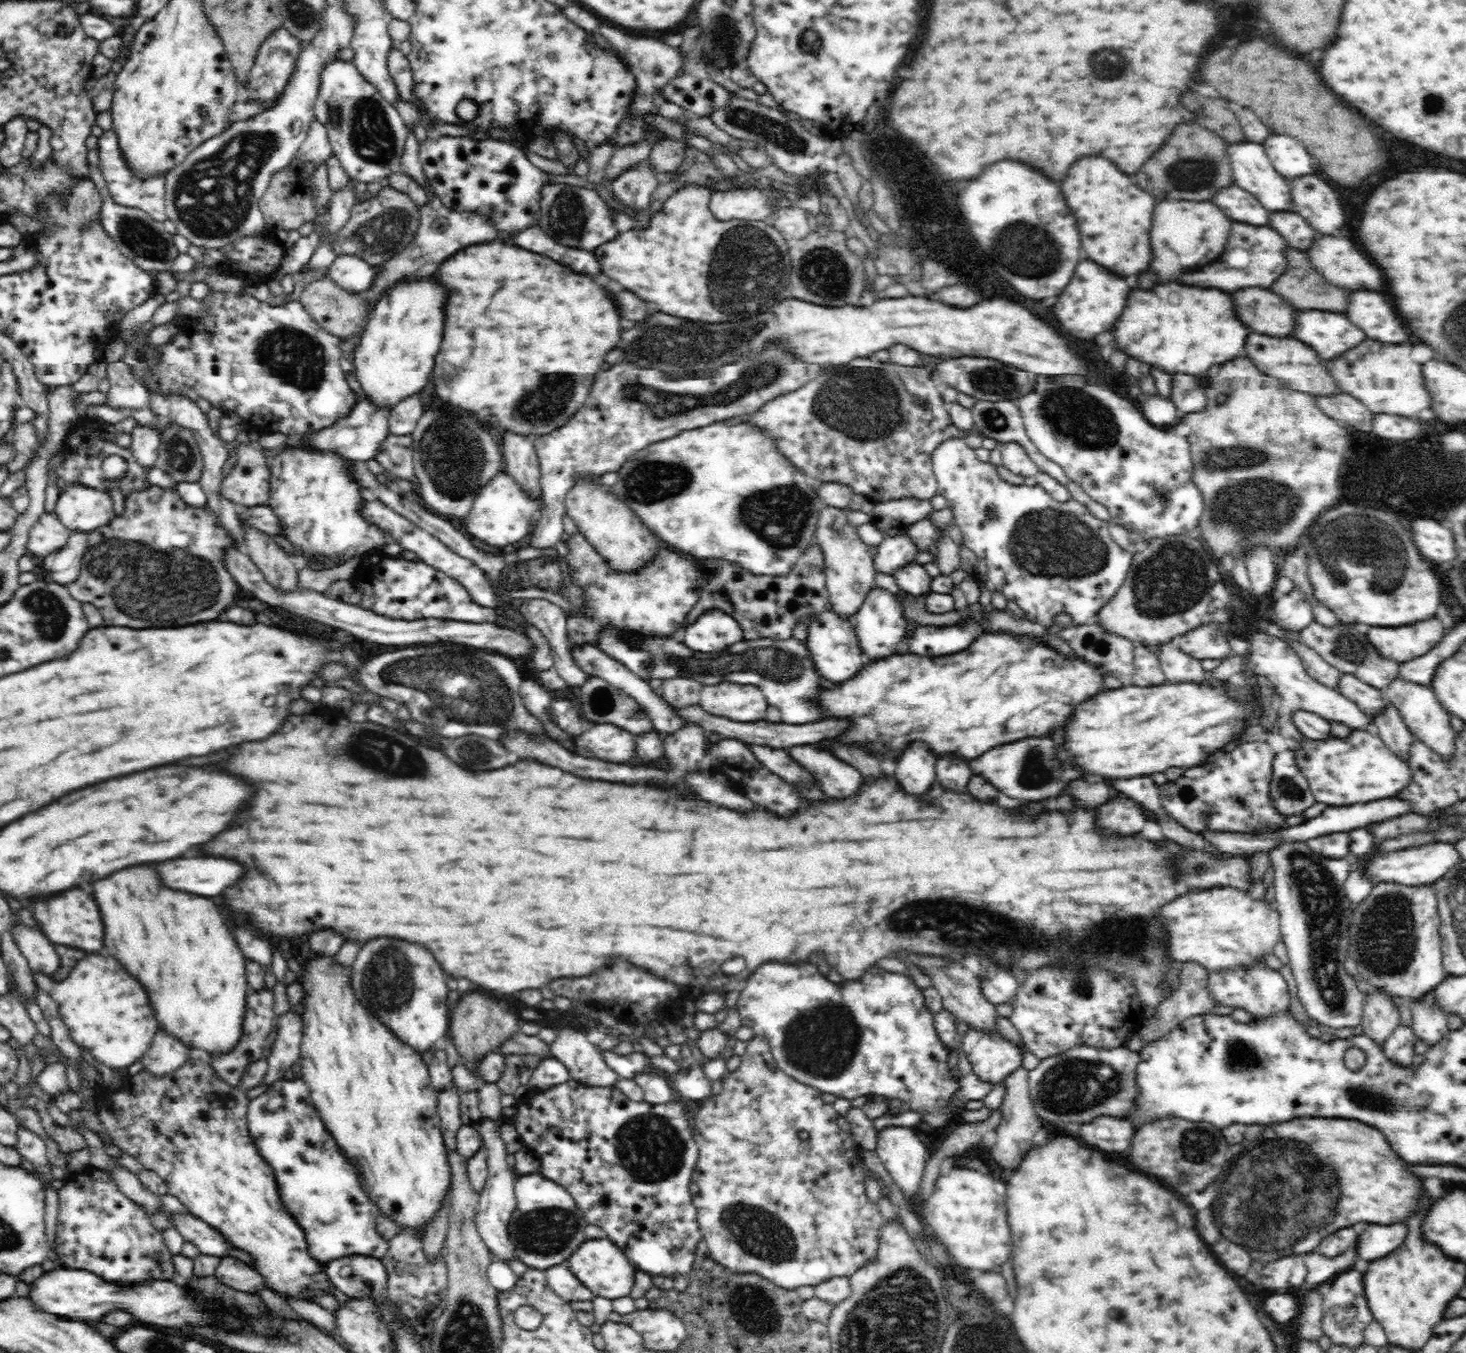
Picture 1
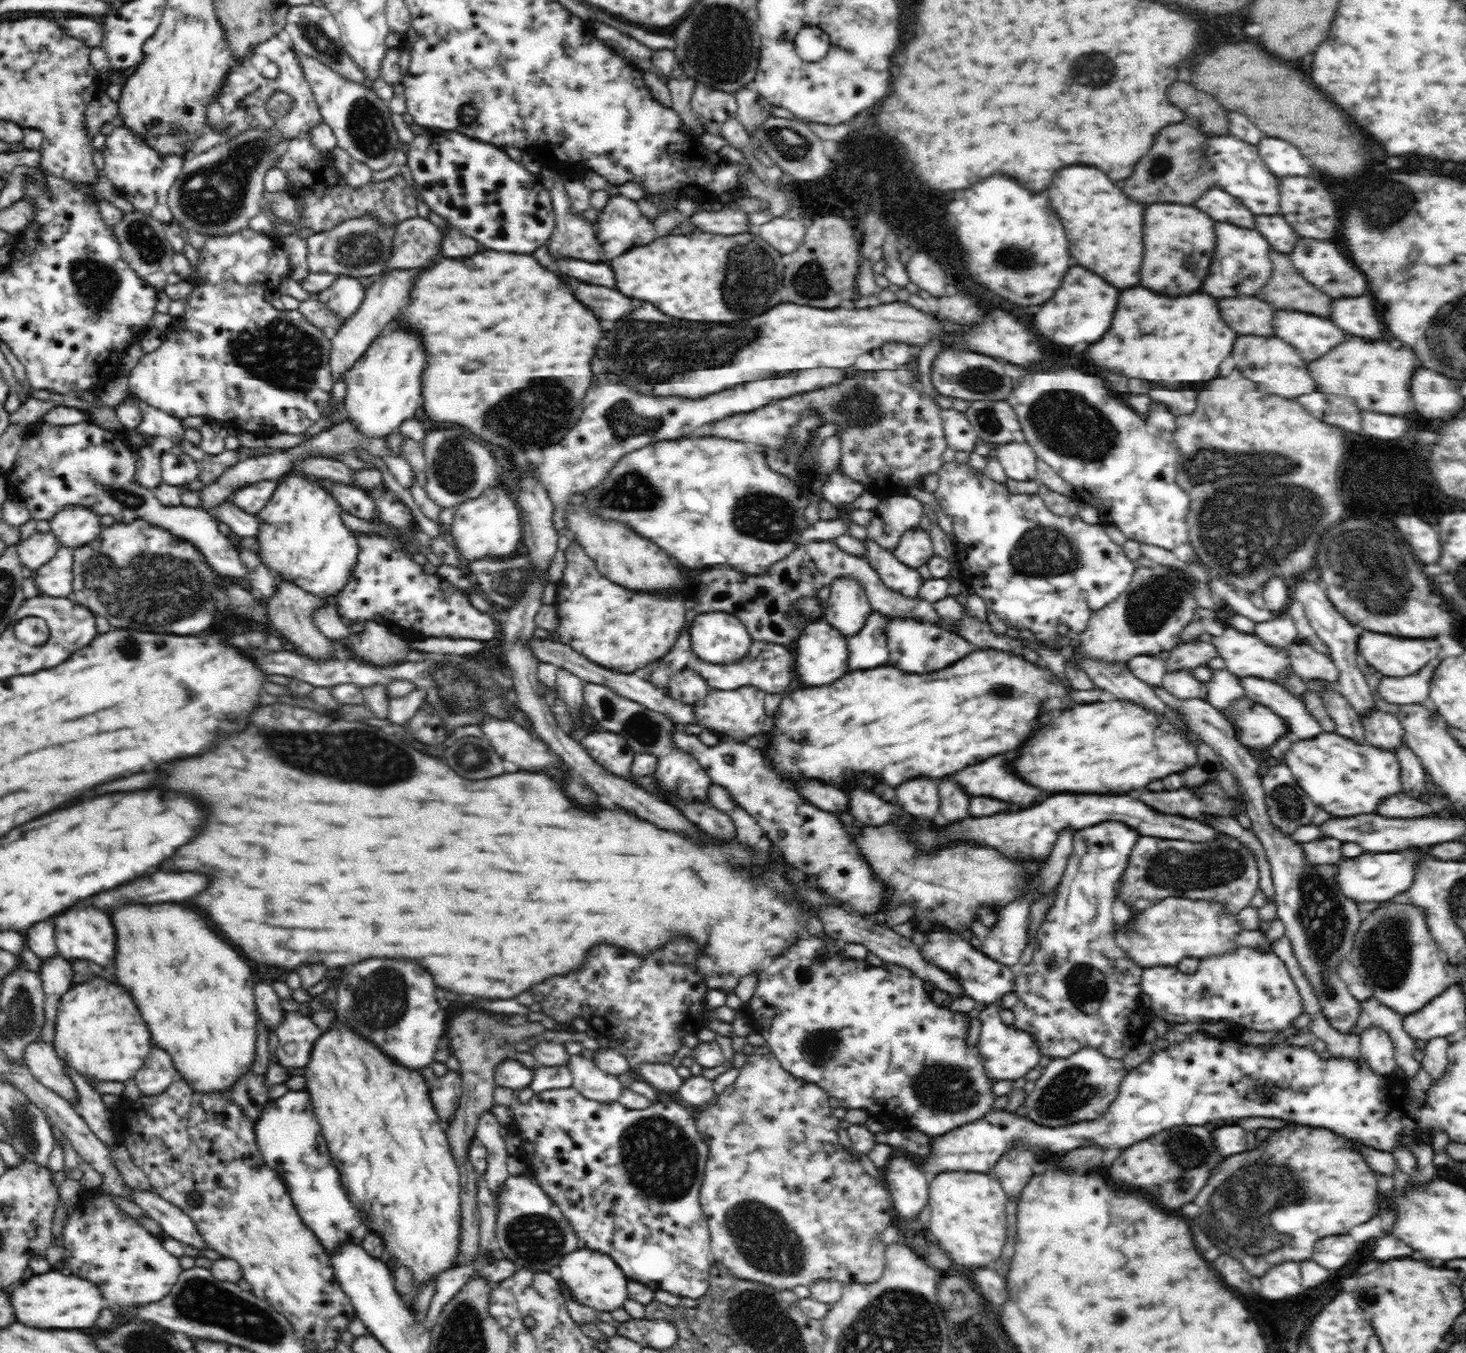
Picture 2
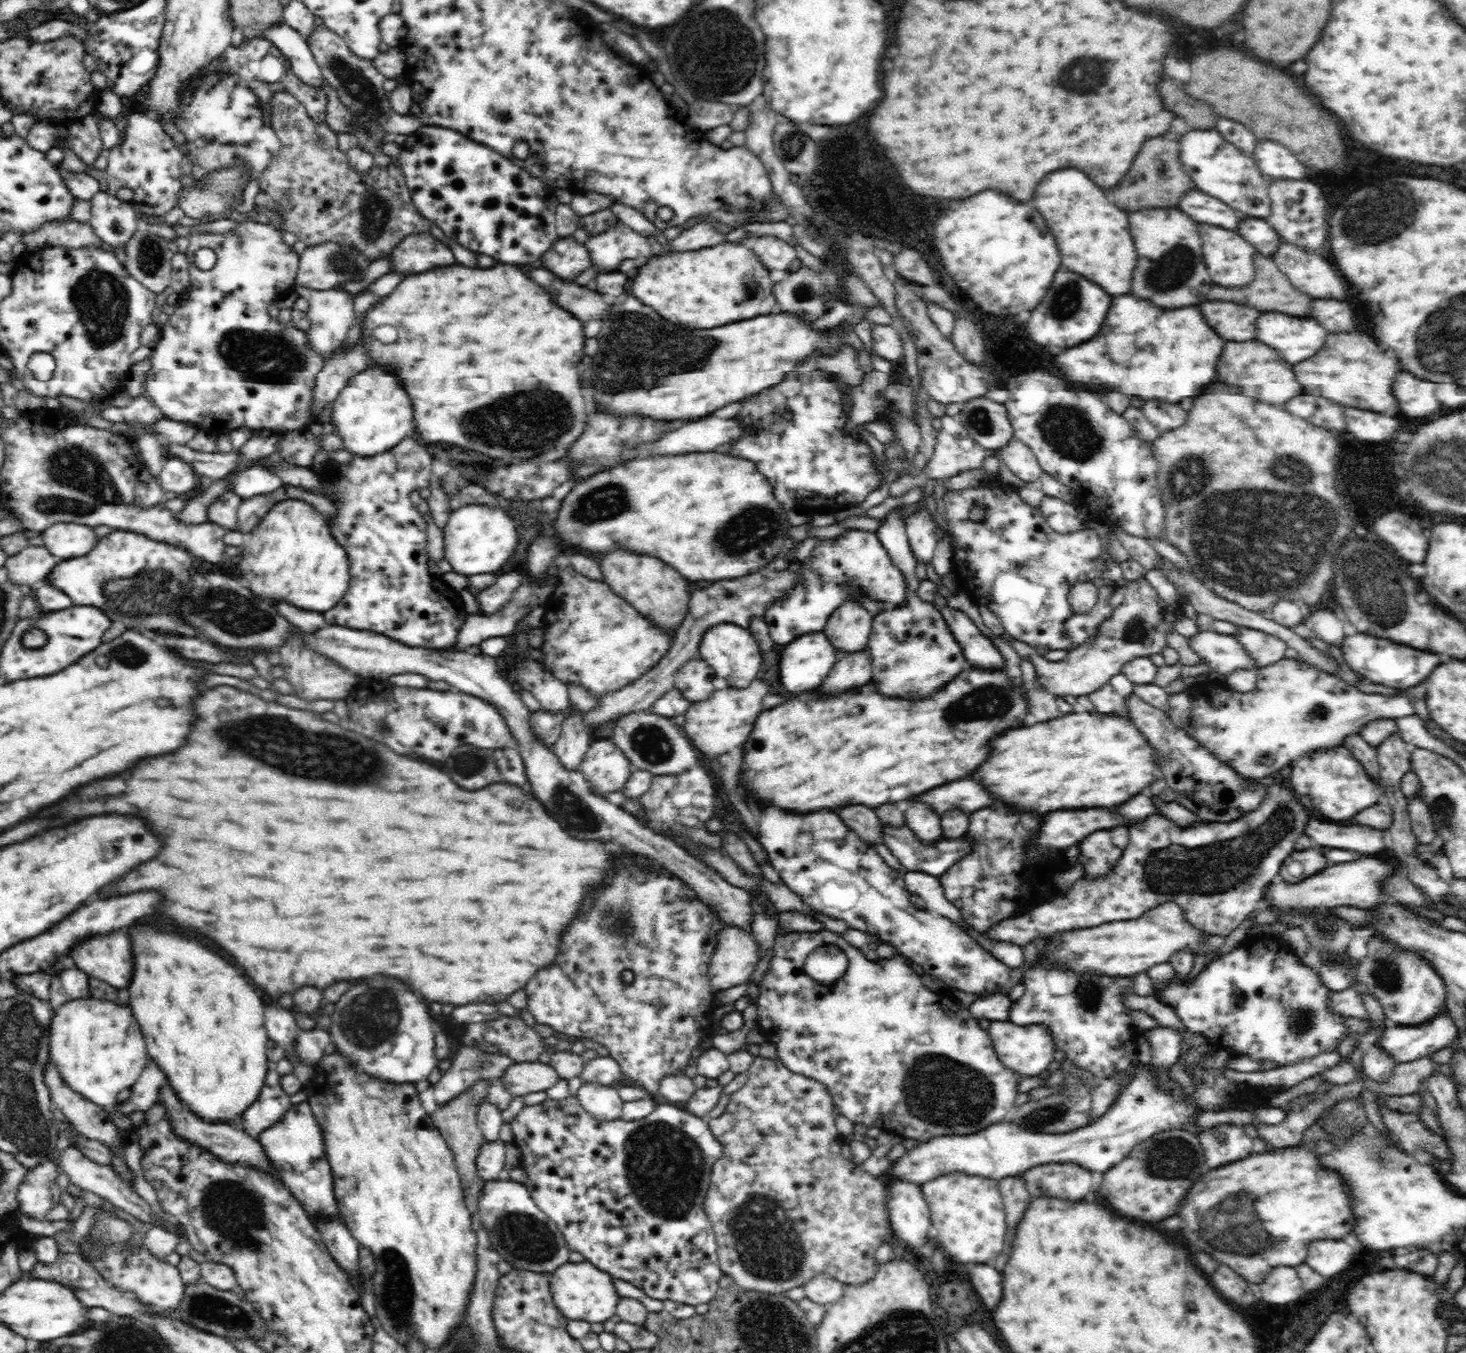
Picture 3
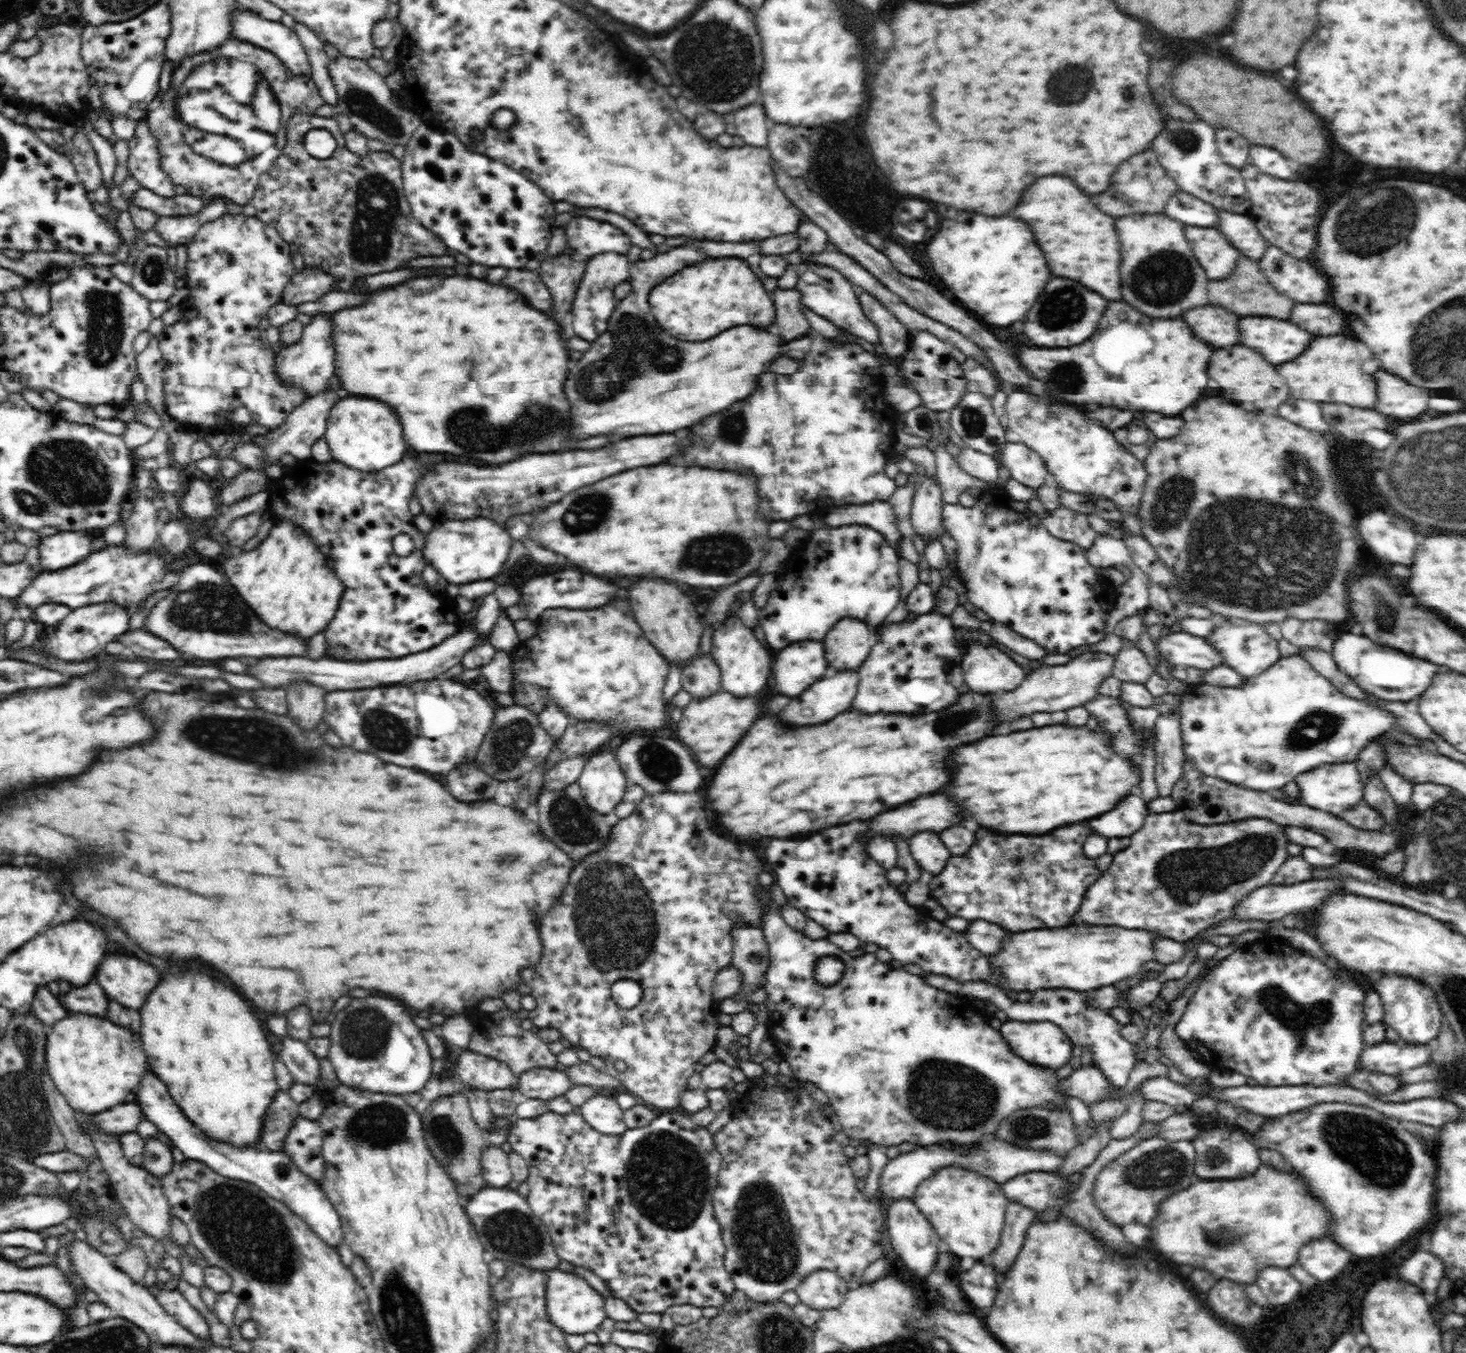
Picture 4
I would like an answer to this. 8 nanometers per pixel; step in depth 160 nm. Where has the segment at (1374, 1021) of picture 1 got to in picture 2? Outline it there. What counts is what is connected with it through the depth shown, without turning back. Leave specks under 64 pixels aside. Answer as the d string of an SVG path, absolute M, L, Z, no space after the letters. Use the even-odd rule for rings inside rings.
M1378 1027L1367 1028L1360 1036L1359 1052L1368 1067L1380 1075L1398 1074L1395 1048L1386 1031Z

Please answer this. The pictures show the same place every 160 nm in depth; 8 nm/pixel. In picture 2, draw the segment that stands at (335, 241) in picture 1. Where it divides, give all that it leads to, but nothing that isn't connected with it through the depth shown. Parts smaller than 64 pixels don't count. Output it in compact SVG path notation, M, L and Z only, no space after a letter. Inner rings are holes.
M368 215L341 222L332 230L314 233L304 241L306 274L334 274L339 277L377 277L387 266L392 252L394 227L380 227L378 219Z

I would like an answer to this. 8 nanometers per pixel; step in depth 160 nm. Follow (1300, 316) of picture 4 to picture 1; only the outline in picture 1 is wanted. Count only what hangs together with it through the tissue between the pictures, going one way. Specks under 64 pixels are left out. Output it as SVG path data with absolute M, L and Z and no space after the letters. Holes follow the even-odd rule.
M1352 292L1352 300L1346 312L1348 320L1360 326L1368 338L1392 344L1418 342L1418 338L1406 332L1396 310L1378 292Z

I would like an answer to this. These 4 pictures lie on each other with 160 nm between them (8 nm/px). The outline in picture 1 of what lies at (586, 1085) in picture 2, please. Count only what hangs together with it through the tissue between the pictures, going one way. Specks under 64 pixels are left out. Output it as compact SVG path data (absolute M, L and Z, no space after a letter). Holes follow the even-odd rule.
M560 1028L554 1044L549 1043L551 1056L570 1071L570 1078L589 1088L614 1088L621 1076L606 1064L602 1053L586 1040L586 1034L574 1028Z

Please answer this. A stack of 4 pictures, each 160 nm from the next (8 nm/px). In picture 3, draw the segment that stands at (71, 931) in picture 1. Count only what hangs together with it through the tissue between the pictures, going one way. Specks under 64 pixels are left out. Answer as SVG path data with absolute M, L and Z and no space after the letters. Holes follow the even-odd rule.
M112 932L108 936L98 936L86 940L82 946L74 945L69 954L88 976L106 981L110 986L118 989L127 989L132 980L132 950L128 948L128 936L124 932Z

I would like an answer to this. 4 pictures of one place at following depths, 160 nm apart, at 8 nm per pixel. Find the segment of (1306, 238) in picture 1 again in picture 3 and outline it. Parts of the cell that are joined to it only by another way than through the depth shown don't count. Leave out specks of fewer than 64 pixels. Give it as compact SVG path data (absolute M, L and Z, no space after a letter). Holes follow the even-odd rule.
M1246 216L1244 220L1240 218L1236 232L1238 232L1240 236L1243 236L1244 240L1252 244L1252 247L1256 249L1258 254L1264 256L1274 254L1274 250L1276 250L1282 242L1278 233L1271 227L1270 222L1256 217L1248 218L1248 216Z

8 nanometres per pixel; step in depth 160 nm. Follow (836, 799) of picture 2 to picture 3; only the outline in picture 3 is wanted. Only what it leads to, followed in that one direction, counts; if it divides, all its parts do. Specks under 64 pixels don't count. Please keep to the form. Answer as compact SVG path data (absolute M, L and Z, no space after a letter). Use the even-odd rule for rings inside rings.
M848 806L840 808L838 816L869 846L885 845L882 824L874 810L866 806Z

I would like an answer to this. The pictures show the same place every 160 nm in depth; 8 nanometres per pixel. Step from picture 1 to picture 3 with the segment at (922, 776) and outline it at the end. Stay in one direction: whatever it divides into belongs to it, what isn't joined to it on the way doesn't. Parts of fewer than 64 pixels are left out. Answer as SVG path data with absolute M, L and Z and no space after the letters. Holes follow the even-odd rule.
M912 802L910 810L906 812L906 820L908 820L908 828L916 832L916 838L922 844L934 844L936 840L940 840L942 832L940 832L940 818L924 804Z

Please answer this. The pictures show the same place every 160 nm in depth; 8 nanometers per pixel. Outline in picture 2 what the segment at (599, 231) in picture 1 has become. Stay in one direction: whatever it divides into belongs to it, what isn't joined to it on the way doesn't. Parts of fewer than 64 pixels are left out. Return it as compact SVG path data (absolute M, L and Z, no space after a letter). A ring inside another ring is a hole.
M550 178L546 180L548 193L552 194L555 227L552 236L547 240L547 249L552 258L566 258L566 260L588 260L601 263L604 260L603 245L596 242L596 234L592 224L586 222L582 216L570 213L570 200L558 184L550 186Z

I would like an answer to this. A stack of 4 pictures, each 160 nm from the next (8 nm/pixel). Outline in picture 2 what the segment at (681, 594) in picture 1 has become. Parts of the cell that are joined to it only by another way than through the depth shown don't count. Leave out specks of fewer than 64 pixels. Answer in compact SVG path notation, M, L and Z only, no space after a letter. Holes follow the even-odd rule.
M573 542L570 547L565 551L566 567L563 570L563 578L556 585L556 594L553 606L557 609L559 617L559 624L556 631L549 636L552 642L559 644L566 644L570 648L574 648L576 652L584 654L586 658L590 658L592 663L597 666L602 666L607 670L613 672L620 672L621 674L634 674L641 673L644 669L648 668L654 661L660 660L676 643L678 636L680 636L682 628L685 624L686 601L682 600L678 594L672 596L660 596L660 594L642 594L642 590L631 590L619 584L612 584L608 577L602 576L598 569L596 569L595 561L587 555L584 547L580 547L577 543Z

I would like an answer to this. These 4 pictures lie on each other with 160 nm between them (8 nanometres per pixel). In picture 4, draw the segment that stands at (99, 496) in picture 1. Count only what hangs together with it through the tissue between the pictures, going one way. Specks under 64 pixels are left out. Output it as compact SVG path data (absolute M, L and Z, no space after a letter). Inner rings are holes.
M62 531L42 538L38 550L42 572L57 571L83 561L91 553L91 533Z

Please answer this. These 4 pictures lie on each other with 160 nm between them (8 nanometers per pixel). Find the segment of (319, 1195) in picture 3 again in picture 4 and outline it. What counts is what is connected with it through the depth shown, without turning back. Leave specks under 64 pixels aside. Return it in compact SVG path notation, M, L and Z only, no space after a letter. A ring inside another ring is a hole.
M298 1117L289 1130L288 1137L282 1141L282 1151L292 1160L295 1167L322 1185L325 1161L323 1153L323 1129L319 1122Z

